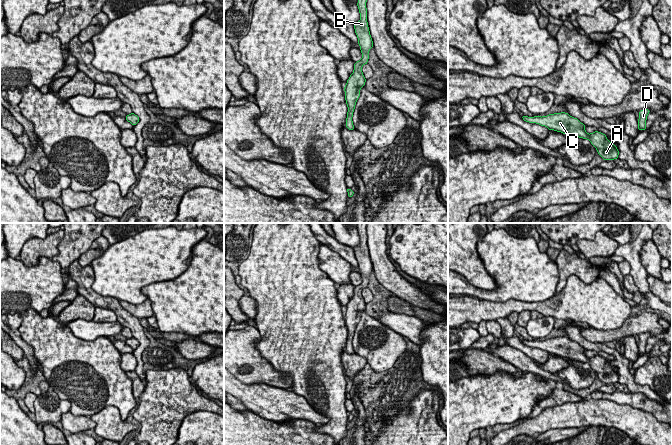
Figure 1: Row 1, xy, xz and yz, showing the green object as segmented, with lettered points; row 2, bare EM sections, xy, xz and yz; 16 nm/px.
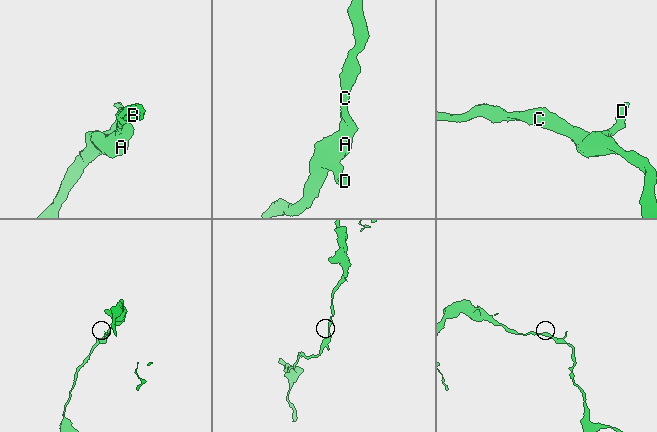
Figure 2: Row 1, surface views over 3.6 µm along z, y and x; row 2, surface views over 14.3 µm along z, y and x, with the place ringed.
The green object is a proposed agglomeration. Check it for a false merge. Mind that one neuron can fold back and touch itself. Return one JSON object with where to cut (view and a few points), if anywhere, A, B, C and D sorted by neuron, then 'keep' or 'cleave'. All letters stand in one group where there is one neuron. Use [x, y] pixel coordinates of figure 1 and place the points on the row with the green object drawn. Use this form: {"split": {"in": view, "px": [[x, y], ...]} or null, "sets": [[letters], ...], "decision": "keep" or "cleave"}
{"split": null, "sets": [["A", "B", "C", "D"]], "decision": "keep"}

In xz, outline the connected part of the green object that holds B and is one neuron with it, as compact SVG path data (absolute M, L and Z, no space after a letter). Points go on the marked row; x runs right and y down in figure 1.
M358 0L357 6L360 13L360 20L355 23L354 29L358 37L358 44L362 53L362 59L355 62L354 71L347 80L347 84L344 86L345 100L348 106L346 127L349 130L354 130L354 125L352 121L353 112L357 99L360 96L360 89L365 86L366 79L362 73L362 66L368 63L368 53L373 47L373 41L370 35L368 22L367 22L367 0Z

